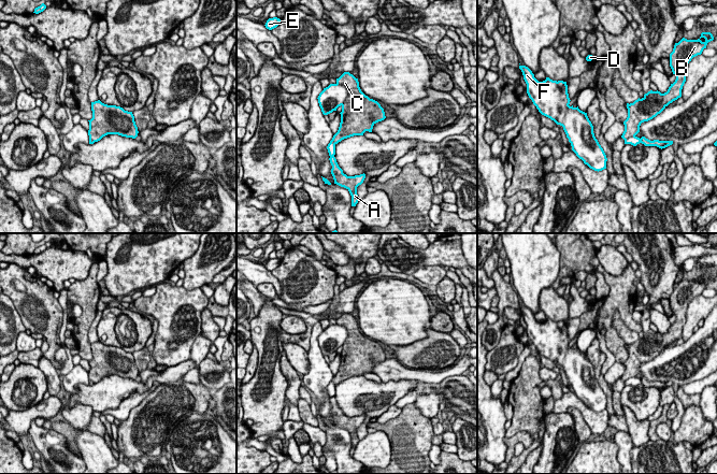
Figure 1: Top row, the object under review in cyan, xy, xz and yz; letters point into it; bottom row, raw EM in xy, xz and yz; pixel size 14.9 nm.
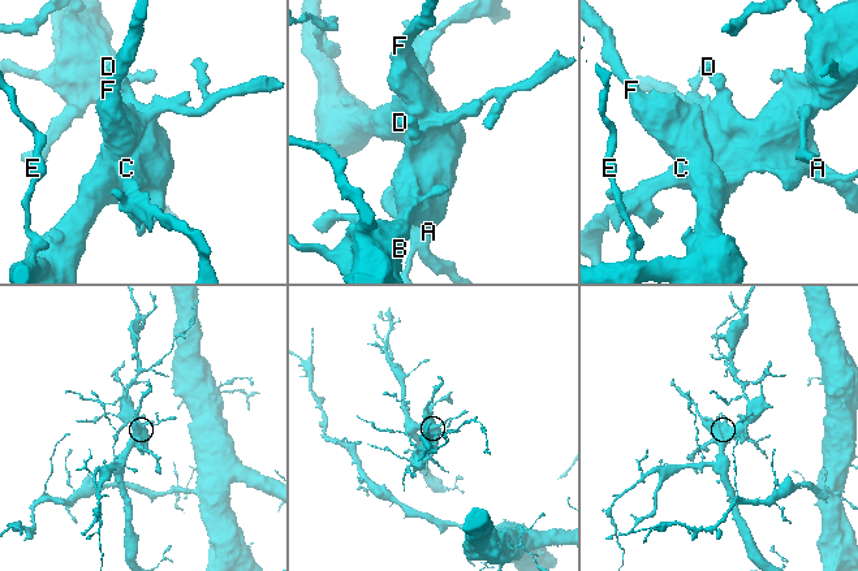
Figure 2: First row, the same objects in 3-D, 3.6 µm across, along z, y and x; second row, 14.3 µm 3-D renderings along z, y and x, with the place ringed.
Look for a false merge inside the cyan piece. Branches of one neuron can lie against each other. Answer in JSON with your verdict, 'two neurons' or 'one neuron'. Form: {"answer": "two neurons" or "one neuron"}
{"answer": "two neurons"}

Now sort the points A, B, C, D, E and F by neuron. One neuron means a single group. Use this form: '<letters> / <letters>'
A B C D / E F

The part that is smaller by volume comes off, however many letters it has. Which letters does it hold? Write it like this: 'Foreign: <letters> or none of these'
Foreign: A, B, C, D

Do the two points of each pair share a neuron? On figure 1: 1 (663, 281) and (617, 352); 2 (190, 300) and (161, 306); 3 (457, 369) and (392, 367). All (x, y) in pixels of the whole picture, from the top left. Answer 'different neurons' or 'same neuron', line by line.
1: different neurons
2: same neuron
3: same neuron

